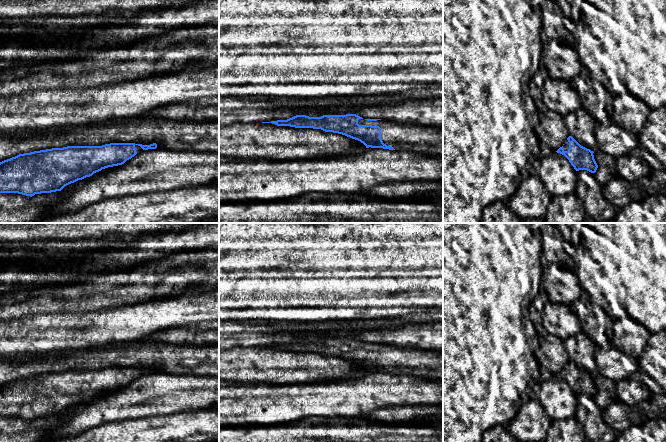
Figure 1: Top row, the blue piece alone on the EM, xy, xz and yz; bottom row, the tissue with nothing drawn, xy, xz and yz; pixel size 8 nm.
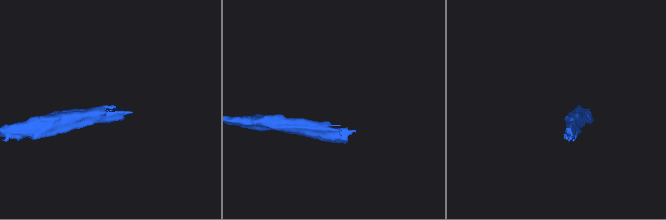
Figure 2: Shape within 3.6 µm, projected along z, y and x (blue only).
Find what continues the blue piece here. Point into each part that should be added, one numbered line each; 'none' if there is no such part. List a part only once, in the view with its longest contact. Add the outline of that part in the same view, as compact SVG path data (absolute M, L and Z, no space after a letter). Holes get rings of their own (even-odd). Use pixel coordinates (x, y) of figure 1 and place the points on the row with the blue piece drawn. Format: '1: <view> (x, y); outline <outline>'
1: xz (428, 140); outline M359 119L358 124L379 126L383 143L395 150L414 151L428 157L443 155L443 130L437 126L365 119Z

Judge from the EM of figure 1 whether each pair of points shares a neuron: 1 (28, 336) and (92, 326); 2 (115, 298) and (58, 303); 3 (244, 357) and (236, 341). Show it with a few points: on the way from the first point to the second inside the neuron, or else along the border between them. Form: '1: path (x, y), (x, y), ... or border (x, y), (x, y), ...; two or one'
1: path (44, 333), (76, 331); one
2: path (101, 298), (72, 298); one
3: border (257, 345), (233, 346), (229, 349); two

